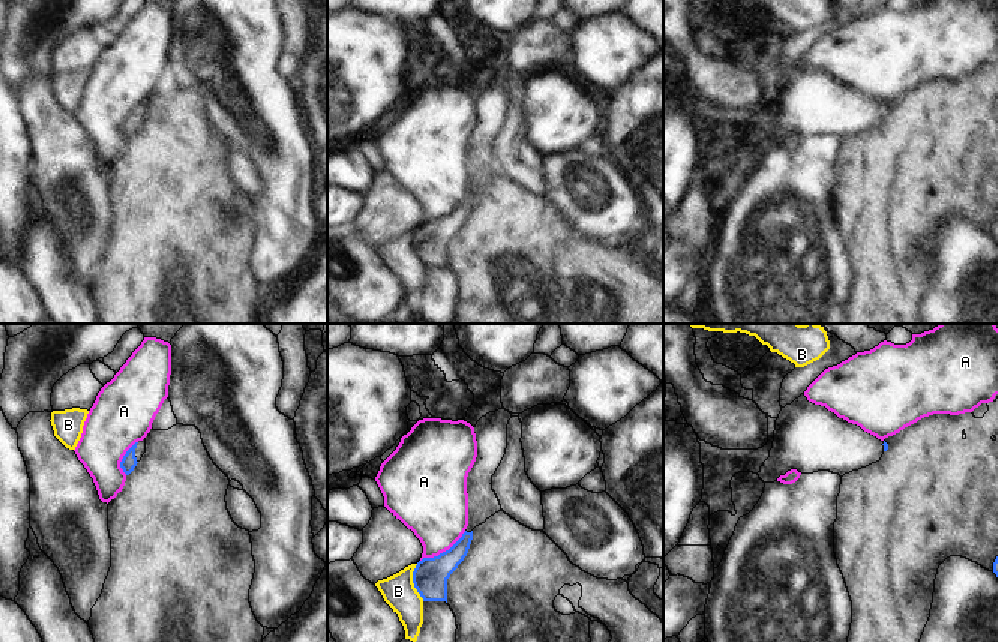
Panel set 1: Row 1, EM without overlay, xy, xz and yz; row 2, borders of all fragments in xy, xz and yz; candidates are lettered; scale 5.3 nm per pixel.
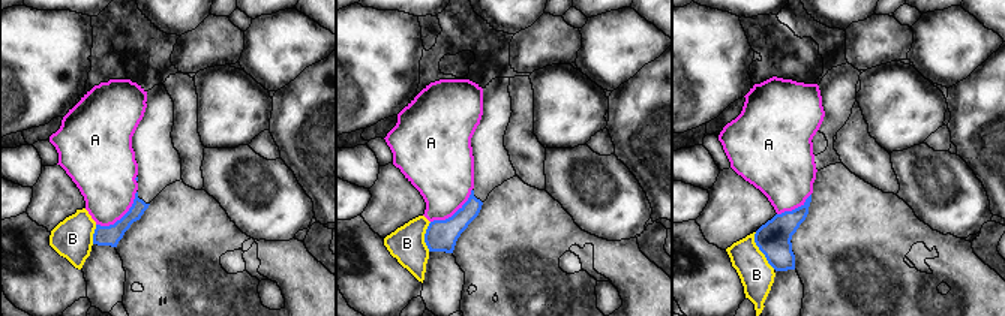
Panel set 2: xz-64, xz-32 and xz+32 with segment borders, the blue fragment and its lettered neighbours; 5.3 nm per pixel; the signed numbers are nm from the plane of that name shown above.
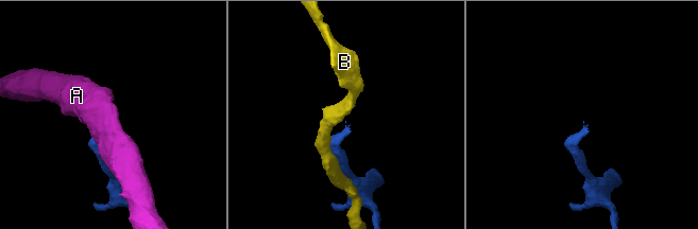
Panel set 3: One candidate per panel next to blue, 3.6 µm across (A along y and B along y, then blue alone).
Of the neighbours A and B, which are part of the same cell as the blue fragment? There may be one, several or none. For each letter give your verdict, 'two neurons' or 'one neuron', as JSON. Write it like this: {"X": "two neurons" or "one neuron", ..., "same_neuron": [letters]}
{"A": "two neurons", "B": "two neurons", "same_neuron": []}

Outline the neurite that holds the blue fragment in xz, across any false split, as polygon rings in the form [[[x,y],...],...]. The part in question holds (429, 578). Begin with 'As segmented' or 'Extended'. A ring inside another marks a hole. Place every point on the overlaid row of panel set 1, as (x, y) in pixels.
Extended. [[[498,410],[482,417],[474,428],[477,458],[467,477],[468,526],[449,550],[417,562],[413,584],[423,602],[447,603],[447,579],[467,556],[473,530],[503,512],[491,483],[506,454],[510,418],[509,411]]]

